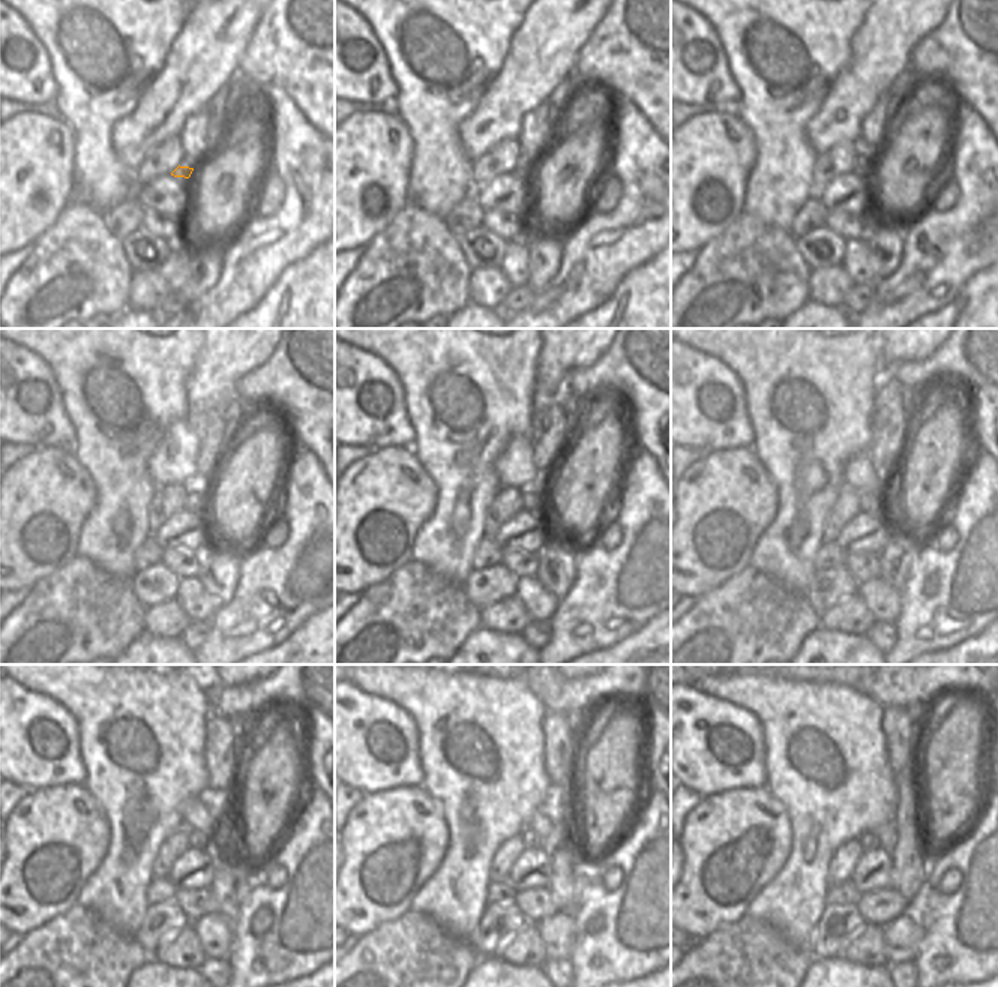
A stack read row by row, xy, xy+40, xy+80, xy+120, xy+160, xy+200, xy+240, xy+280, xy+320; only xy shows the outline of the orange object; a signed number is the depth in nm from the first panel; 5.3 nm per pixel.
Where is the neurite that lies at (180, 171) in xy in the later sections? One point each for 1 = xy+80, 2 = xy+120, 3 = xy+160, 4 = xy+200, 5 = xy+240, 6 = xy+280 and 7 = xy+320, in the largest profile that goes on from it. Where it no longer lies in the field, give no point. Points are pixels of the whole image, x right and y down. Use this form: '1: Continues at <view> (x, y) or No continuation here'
1: Continues at xy+80 (863, 165)
2: Continues at xy+120 (194, 501)
3: Continues at xy+160 (536, 503)
4: Continues at xy+200 (869, 503)
5: Continues at xy+240 (195, 839)
6: Continues at xy+280 (532, 842)
7: Continues at xy+320 (868, 842)

